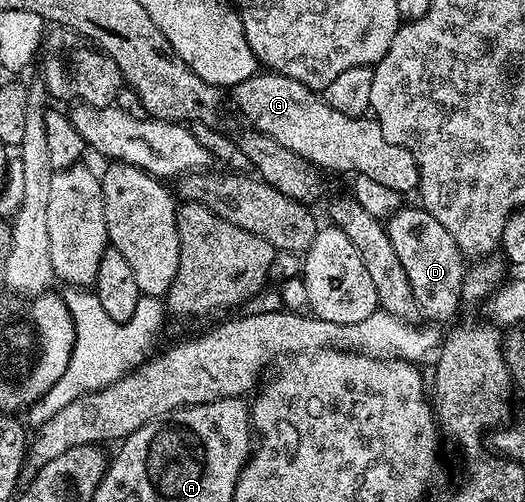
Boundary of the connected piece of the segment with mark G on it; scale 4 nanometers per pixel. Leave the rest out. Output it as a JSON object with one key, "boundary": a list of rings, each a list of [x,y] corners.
{"boundary":[[[258,72],[231,87],[230,102],[240,106],[249,127],[261,130],[278,140],[282,148],[290,148],[298,157],[306,159],[321,171],[349,170],[349,175],[365,174],[392,188],[401,196],[420,185],[418,164],[406,148],[390,144],[382,136],[382,128],[371,117],[345,116],[330,108],[323,93],[311,90],[306,84],[285,74]]]}

